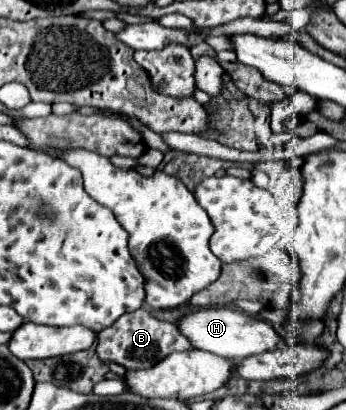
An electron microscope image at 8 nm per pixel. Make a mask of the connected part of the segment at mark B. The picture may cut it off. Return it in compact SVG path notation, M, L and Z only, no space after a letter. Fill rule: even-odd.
M146 309L124 313L112 327L98 333L98 345L96 345L96 353L100 355L102 361L106 363L112 361L126 369L150 369L156 363L160 363L166 355L188 349L190 349L188 339L176 331L174 323L160 321L152 317Z

